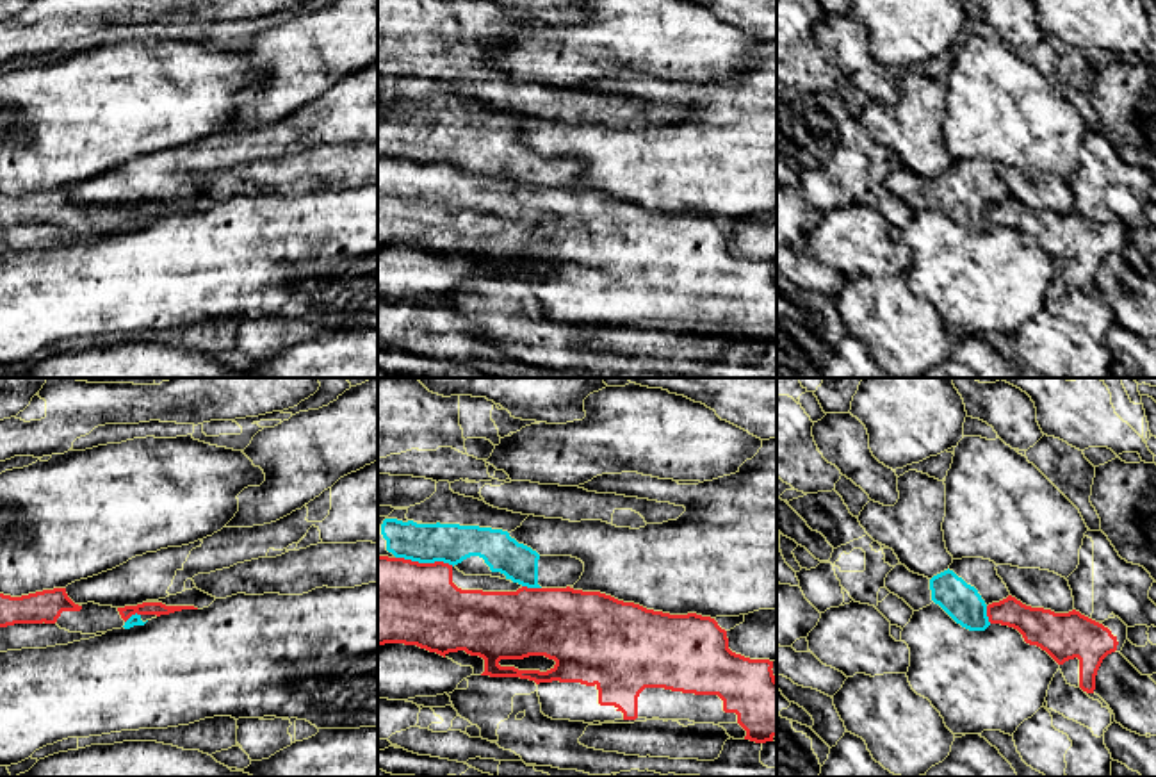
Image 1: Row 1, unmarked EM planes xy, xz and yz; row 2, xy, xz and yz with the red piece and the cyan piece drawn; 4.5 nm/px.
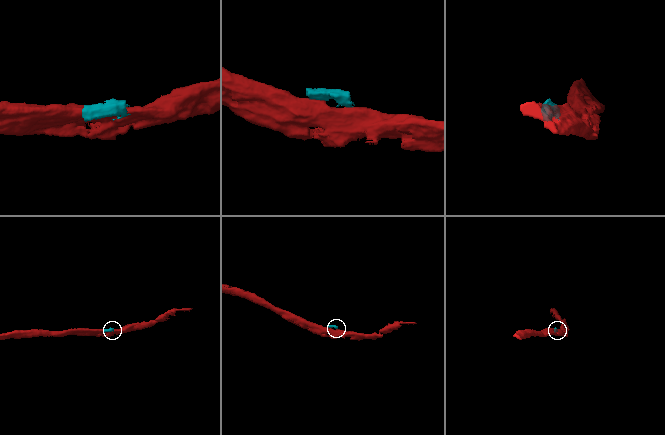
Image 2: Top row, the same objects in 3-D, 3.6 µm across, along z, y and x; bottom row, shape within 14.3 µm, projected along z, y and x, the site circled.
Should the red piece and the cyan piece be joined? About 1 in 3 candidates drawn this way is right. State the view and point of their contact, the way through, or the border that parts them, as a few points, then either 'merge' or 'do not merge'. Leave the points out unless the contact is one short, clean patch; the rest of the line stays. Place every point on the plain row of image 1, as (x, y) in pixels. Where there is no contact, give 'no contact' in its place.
meets red in xz at (424, 164); border along xz (396, 157), (419, 163), (447, 163), (453, 166); do not merge

